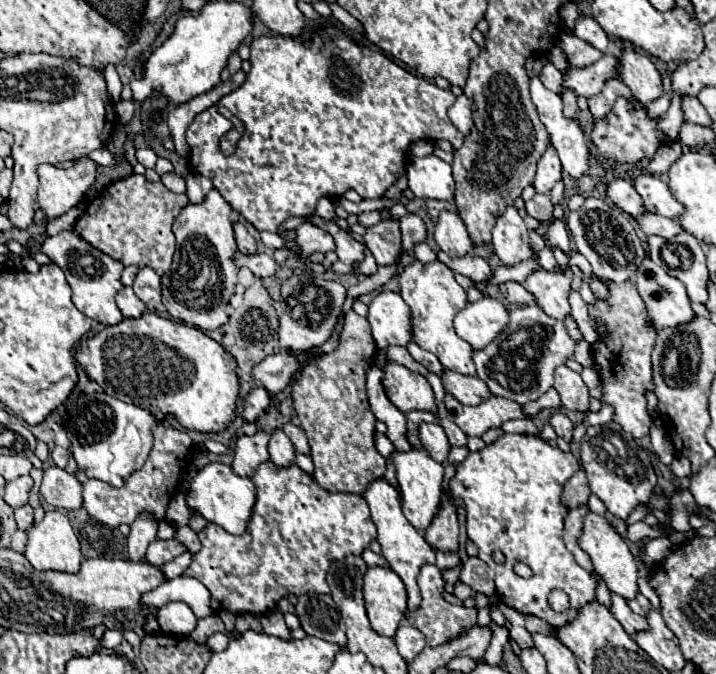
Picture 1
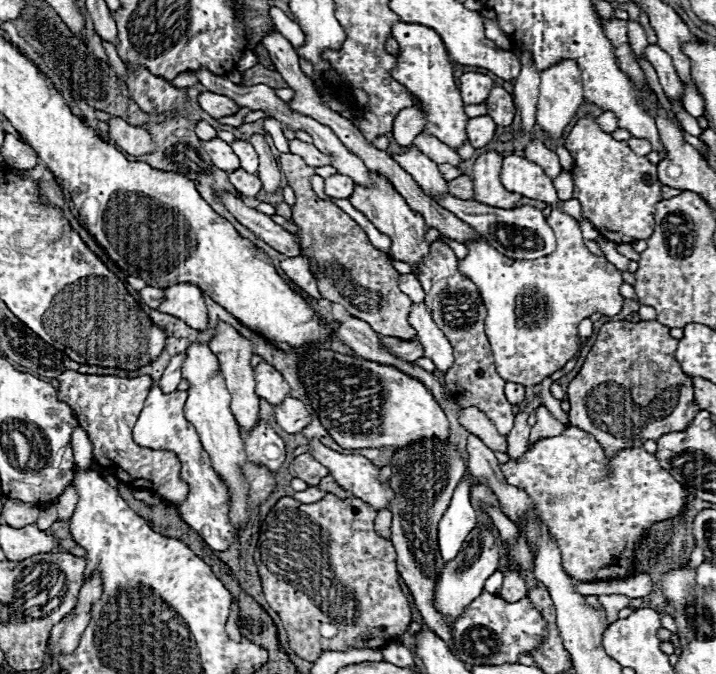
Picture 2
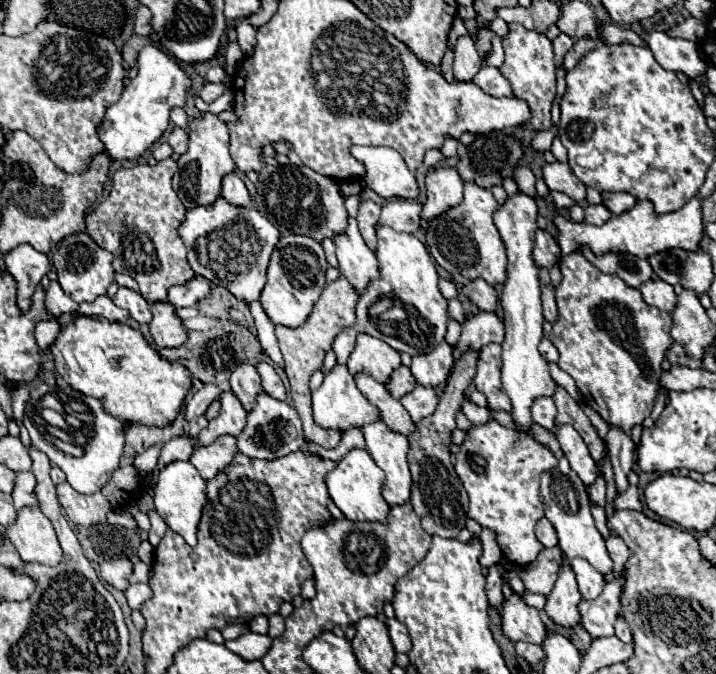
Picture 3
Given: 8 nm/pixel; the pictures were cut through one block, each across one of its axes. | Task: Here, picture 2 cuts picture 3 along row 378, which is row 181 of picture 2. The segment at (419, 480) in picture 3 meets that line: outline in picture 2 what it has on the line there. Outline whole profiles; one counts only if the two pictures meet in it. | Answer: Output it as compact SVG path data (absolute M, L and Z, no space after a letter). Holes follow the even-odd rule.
M458 176L448 182L448 192L456 198L470 200L474 196L474 182L468 176Z

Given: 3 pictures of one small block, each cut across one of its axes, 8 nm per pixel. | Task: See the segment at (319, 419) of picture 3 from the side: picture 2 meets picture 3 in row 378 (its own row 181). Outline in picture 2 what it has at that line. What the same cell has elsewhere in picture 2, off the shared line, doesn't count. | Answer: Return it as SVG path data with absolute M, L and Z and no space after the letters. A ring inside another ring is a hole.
M334 174L330 178L324 178L324 192L330 198L350 198L354 192L354 180L344 174Z

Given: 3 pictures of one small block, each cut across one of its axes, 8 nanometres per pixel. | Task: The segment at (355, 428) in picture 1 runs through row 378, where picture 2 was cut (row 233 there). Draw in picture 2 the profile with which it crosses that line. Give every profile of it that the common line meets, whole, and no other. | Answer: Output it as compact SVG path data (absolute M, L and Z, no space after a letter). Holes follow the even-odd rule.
M284 152L280 154L280 166L288 178L288 184L296 192L292 222L300 228L296 234L302 248L300 256L310 260L310 270L318 282L322 298L342 304L352 316L368 322L378 336L416 340L416 332L408 324L412 300L398 288L398 272L386 260L388 254L380 252L372 244L368 246L368 236L344 210L314 194L310 186L314 168L306 166L300 156Z

